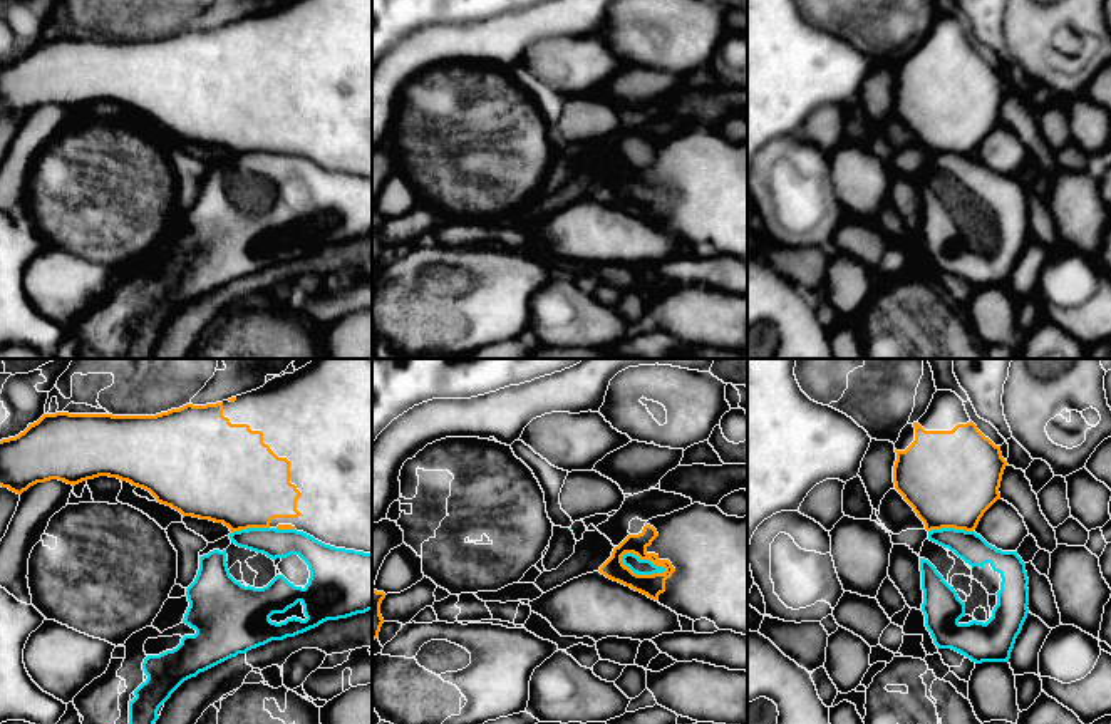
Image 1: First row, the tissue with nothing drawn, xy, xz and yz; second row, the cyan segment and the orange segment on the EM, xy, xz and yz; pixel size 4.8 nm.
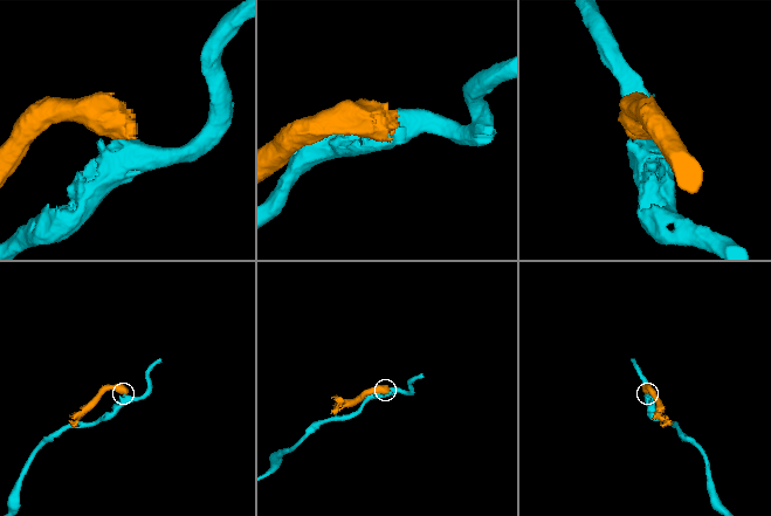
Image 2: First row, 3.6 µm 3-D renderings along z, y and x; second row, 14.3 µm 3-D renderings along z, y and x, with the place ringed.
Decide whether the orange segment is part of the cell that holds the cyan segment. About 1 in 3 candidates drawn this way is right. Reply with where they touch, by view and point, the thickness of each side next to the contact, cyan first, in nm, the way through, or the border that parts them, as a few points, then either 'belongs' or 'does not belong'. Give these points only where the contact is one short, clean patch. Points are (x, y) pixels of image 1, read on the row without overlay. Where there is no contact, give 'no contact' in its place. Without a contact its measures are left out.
xz (644, 185) | 80/110 nm | along xz (620, 181), (635, 178), (666, 195) | does not belong

